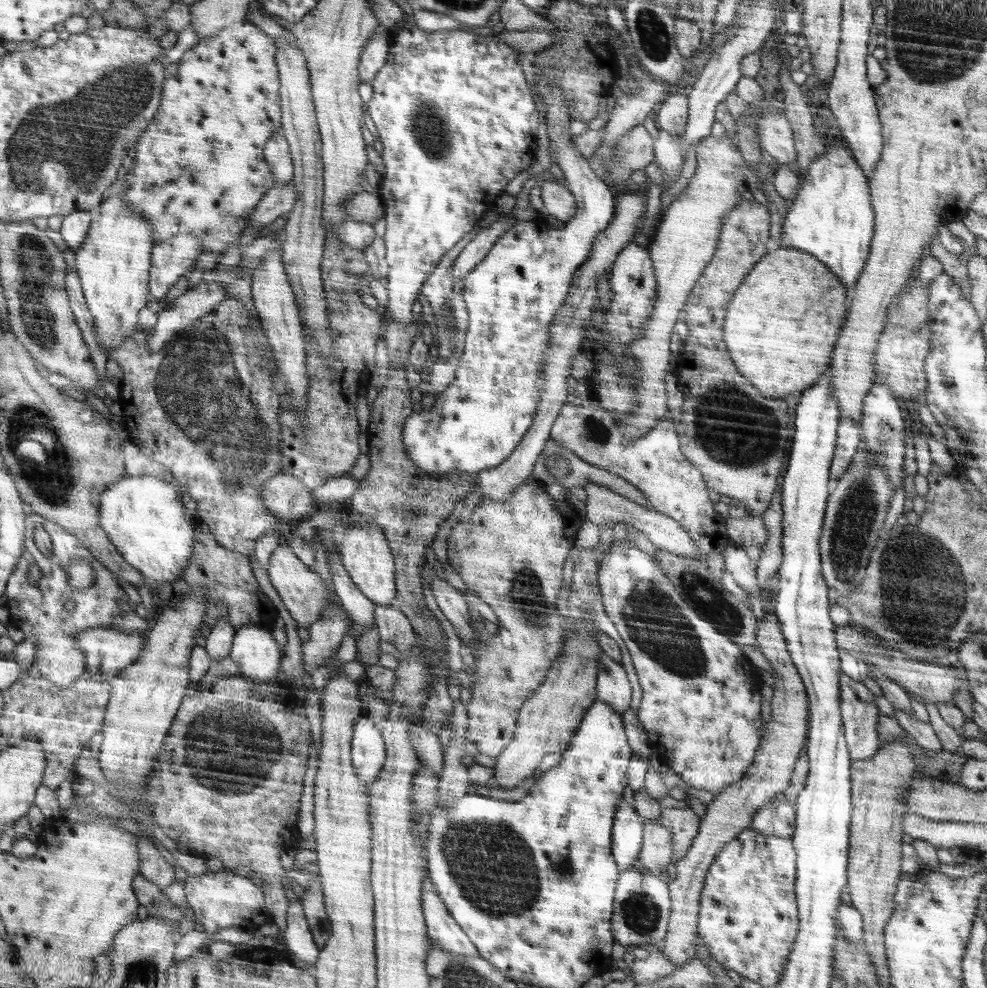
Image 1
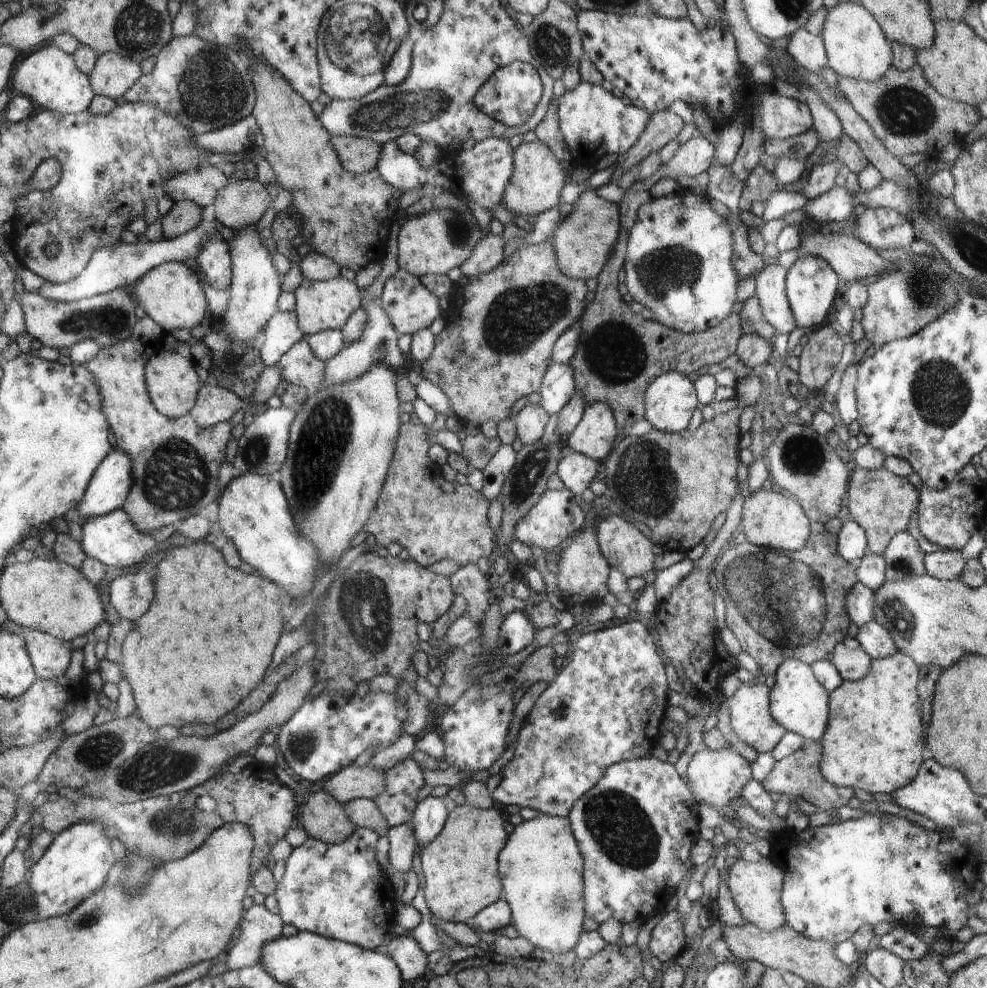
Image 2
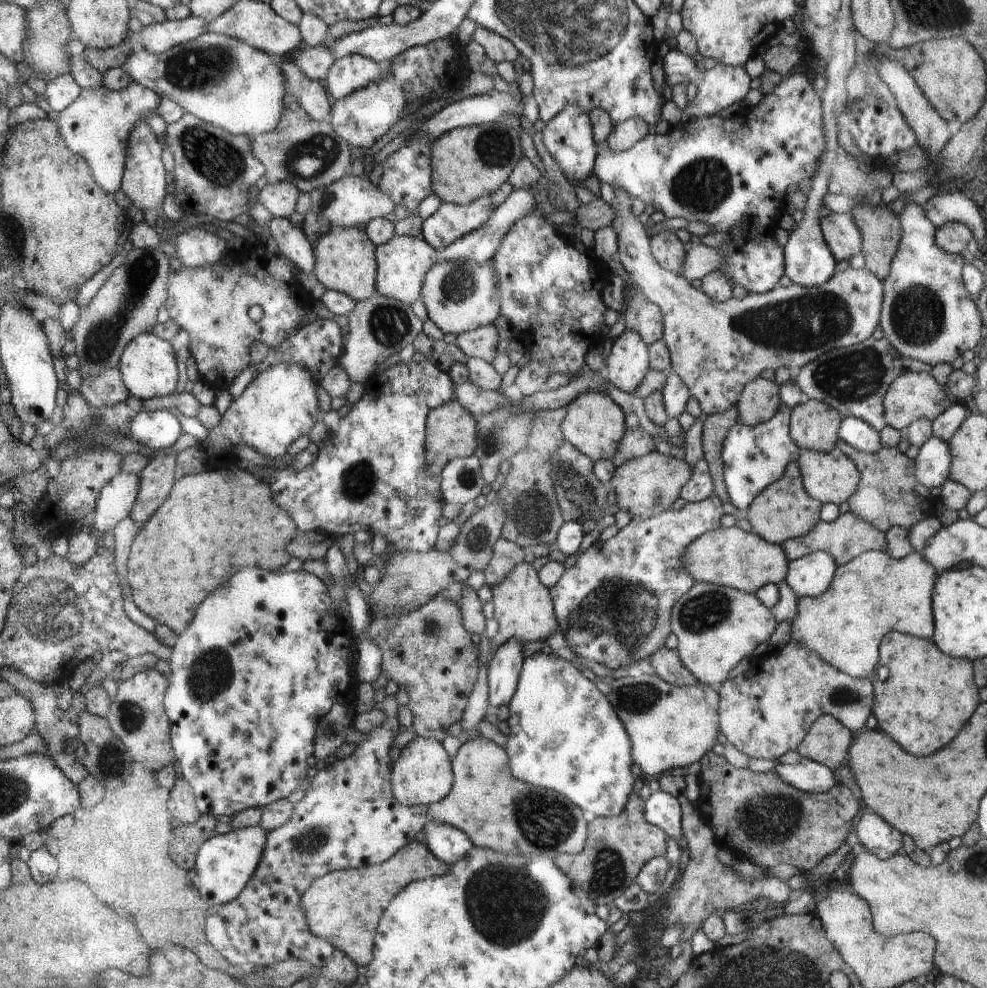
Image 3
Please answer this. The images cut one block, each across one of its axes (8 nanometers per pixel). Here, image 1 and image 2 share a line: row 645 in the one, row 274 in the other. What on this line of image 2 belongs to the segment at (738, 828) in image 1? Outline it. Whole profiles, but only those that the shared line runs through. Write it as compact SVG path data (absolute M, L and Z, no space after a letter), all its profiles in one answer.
M777 263L765 265L755 276L756 293L762 314L776 334L790 334L794 330L794 315L784 288L784 267Z

